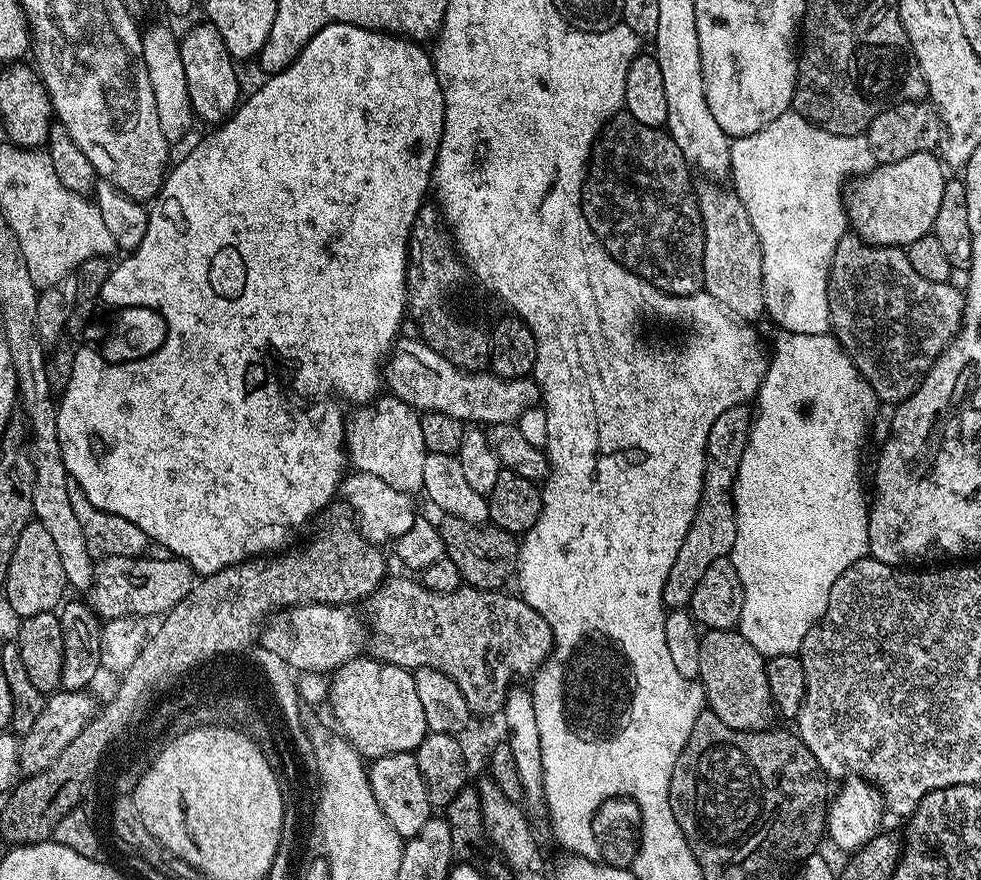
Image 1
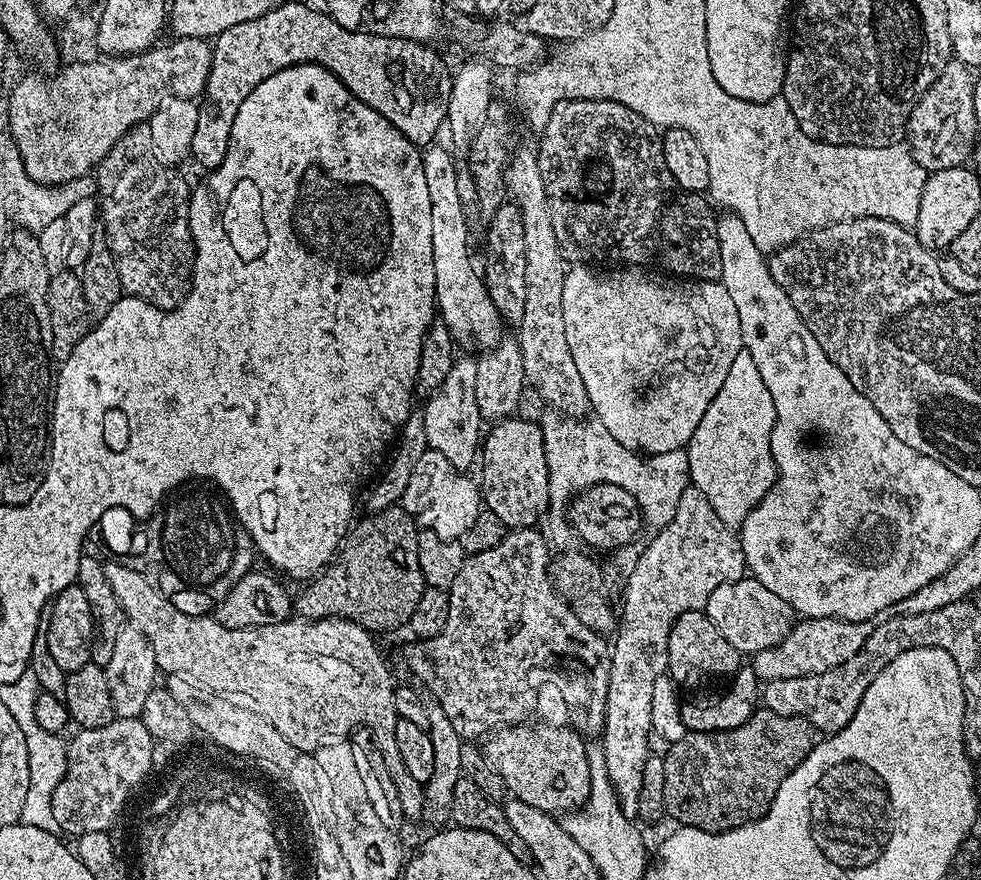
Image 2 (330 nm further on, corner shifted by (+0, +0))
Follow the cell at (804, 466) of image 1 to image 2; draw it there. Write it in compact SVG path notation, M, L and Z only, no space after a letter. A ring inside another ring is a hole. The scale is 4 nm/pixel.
M743 350L730 365L726 380L718 394L714 394L714 402L710 402L706 414L702 414L702 422L698 422L698 430L694 430L686 449L691 487L702 490L706 498L710 498L714 514L718 514L718 518L722 518L722 522L726 522L733 530L739 529L746 514L750 514L750 510L754 510L754 506L758 506L758 502L762 502L764 495L776 485L776 462L771 450L775 421L774 398L770 398L770 390L766 390L766 382L762 382L762 374L758 374L754 358L750 358L750 354Z

